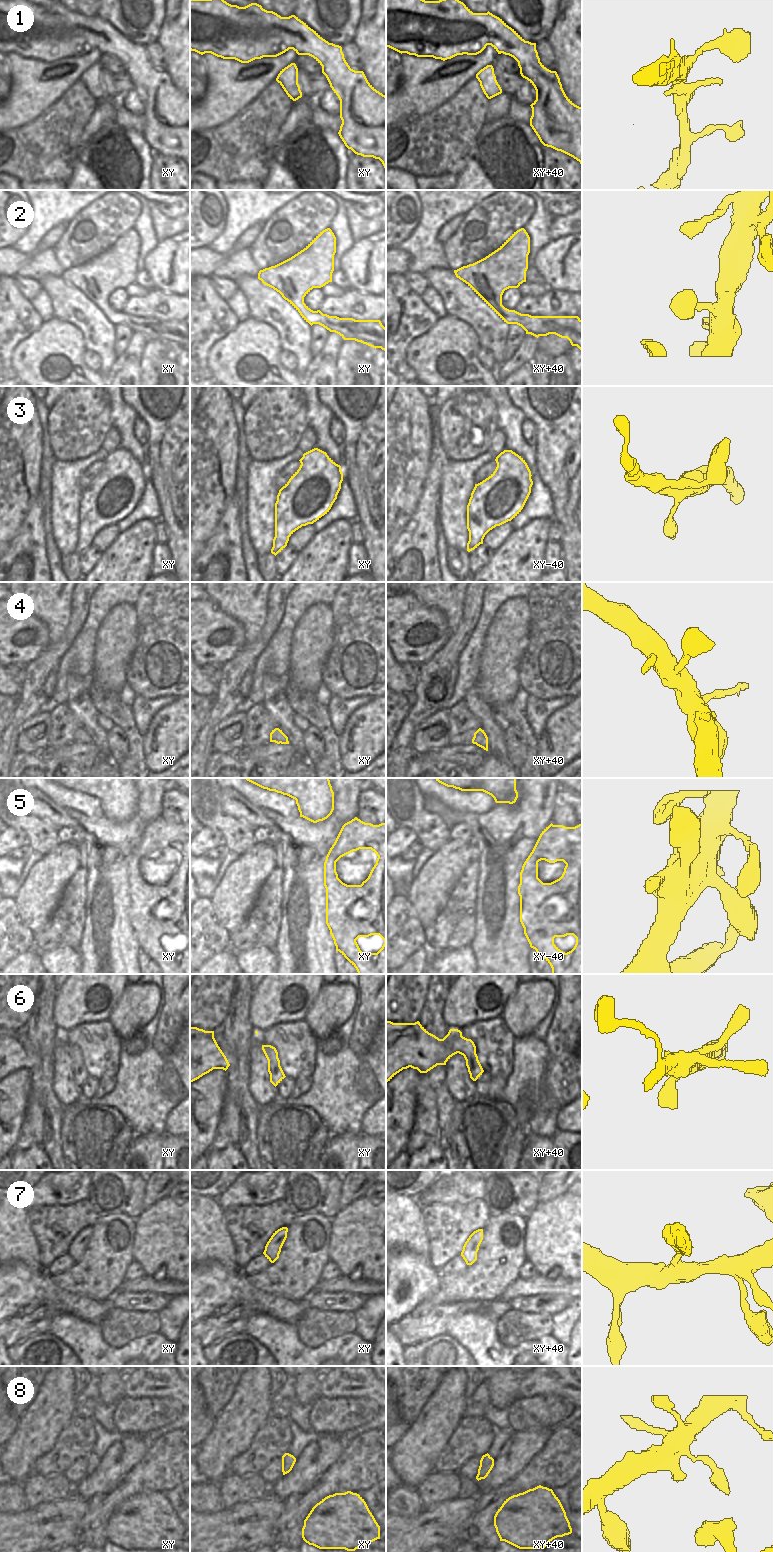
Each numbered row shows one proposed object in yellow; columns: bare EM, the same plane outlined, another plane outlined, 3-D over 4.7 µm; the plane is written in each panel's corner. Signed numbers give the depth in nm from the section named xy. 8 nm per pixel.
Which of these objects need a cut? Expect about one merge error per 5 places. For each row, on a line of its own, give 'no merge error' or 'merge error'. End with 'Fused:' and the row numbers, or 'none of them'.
1: no merge error
2: no merge error
3: no merge error
4: merge error
5: no merge error
6: no merge error
7: no merge error
8: merge error
Fused: 4, 8

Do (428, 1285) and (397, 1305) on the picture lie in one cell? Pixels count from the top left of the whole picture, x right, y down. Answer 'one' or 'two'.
one

